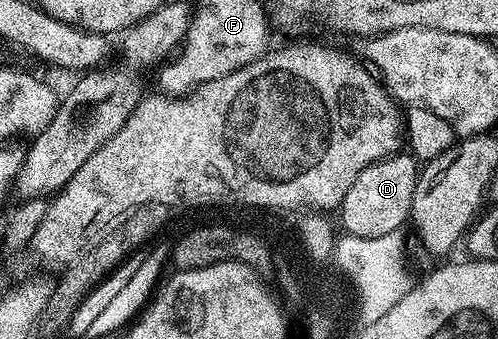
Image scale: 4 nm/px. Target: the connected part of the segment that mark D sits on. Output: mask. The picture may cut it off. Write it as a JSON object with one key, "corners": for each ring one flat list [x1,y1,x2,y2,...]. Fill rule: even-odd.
{"corners":[[400,151,365,167,365,171,361,171,357,179,353,179,353,187,349,187,343,200,343,229,353,236,365,237,402,230,411,216,411,204,420,172,420,166,407,151]]}

